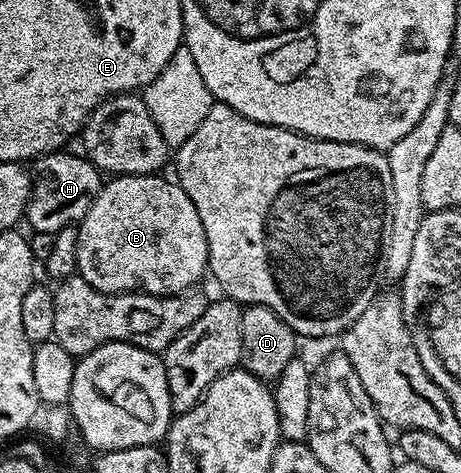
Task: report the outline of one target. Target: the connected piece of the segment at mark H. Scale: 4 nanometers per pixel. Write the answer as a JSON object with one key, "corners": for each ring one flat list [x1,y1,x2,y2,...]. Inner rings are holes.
{"corners":[[67,152,44,153,34,158,33,188,25,214,26,224,31,224,34,232,57,234,70,225,78,226,105,184,100,169,86,156]]}

